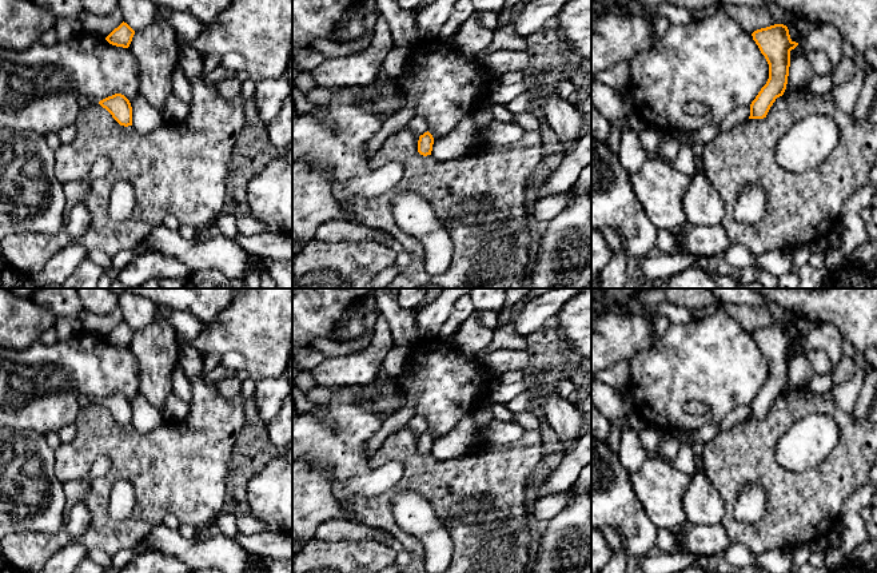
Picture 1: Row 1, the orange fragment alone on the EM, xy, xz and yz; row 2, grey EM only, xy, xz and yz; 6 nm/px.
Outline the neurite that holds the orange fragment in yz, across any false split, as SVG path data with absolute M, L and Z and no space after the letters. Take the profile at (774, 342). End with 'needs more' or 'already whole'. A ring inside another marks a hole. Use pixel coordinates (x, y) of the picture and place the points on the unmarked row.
M784 323L757 329L752 335L769 363L769 378L752 401L749 418L764 418L776 398L786 389L790 350L798 342L790 338L789 329Z; already whole

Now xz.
M427 430L423 434L419 435L418 439L418 451L423 455L431 454L434 443L432 434Z; already whole

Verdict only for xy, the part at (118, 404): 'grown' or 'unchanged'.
unchanged

